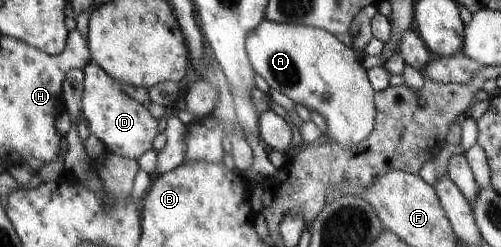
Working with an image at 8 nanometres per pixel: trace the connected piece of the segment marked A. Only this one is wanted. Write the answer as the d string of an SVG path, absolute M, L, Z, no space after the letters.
M264 18L246 38L245 48L255 73L275 90L289 97L295 104L300 103L310 111L320 113L326 120L328 131L325 136L339 146L349 148L365 140L375 126L375 89L369 82L367 71L358 61L356 51L340 43L334 35L323 29L298 24L281 24Z

